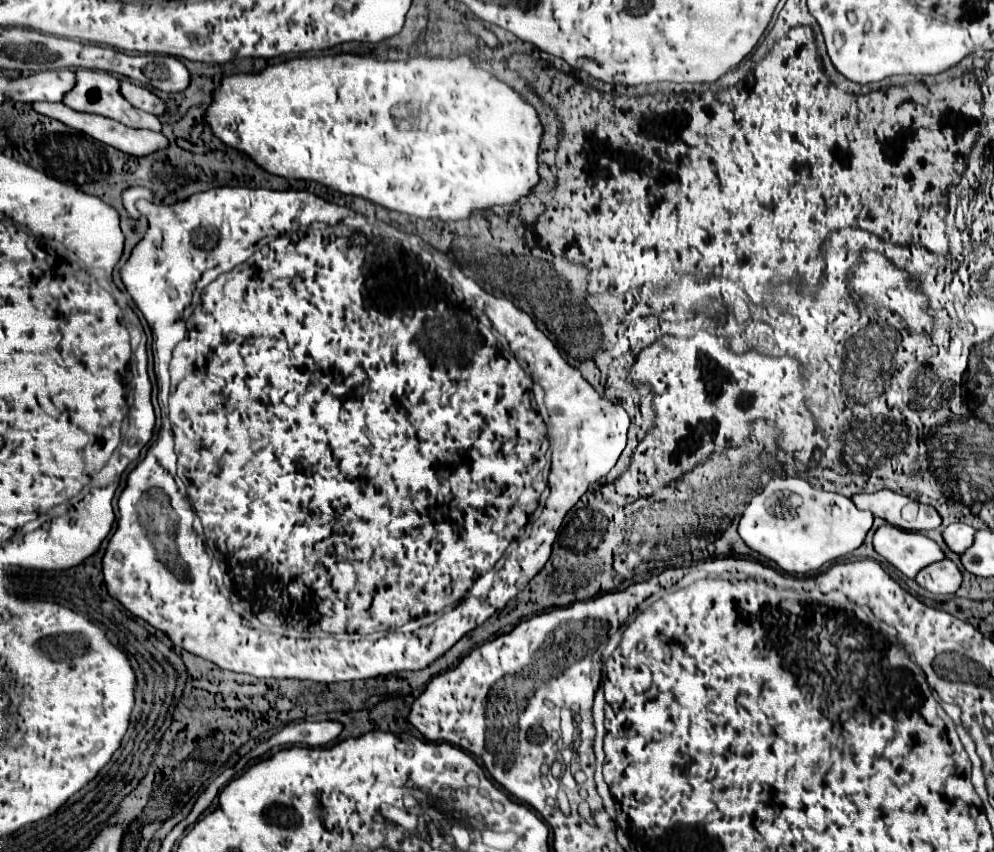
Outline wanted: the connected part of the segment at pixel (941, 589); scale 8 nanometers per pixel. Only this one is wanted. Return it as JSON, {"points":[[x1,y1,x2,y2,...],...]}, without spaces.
{"points":[[952,560,930,564,924,572,918,572,916,582,932,594,954,594,962,584,962,570]]}

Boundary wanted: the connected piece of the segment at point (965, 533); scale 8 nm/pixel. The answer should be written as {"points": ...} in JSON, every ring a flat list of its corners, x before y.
{"points":[[956,522,956,524,950,524,948,528,944,528,942,536,944,536,944,540,946,540,946,544,952,552,964,554,974,542,976,528,968,526,968,524,962,524,962,522]]}

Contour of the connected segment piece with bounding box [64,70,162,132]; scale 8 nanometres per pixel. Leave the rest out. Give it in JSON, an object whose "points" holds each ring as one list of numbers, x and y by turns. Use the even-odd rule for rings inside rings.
{"points":[[78,70,76,76,78,76,78,84,70,90,70,96,66,96,66,100,64,100,66,106,70,106,74,110,80,110,80,112,92,112,92,114,108,116,108,118,112,118,116,122,122,122,122,124,130,126,130,128,146,128,146,130,154,130,154,132,160,132,162,130,162,124,160,124,158,116,134,108,122,96,122,92,120,92,120,80,116,76,112,76,110,72]]}

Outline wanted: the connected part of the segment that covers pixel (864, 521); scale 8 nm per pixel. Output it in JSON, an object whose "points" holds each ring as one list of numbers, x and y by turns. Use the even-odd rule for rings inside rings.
{"points":[[774,478,744,510,738,534,752,550,774,560,784,572,806,574,856,550,870,526,872,512,858,510,850,498,816,490,802,478]]}

